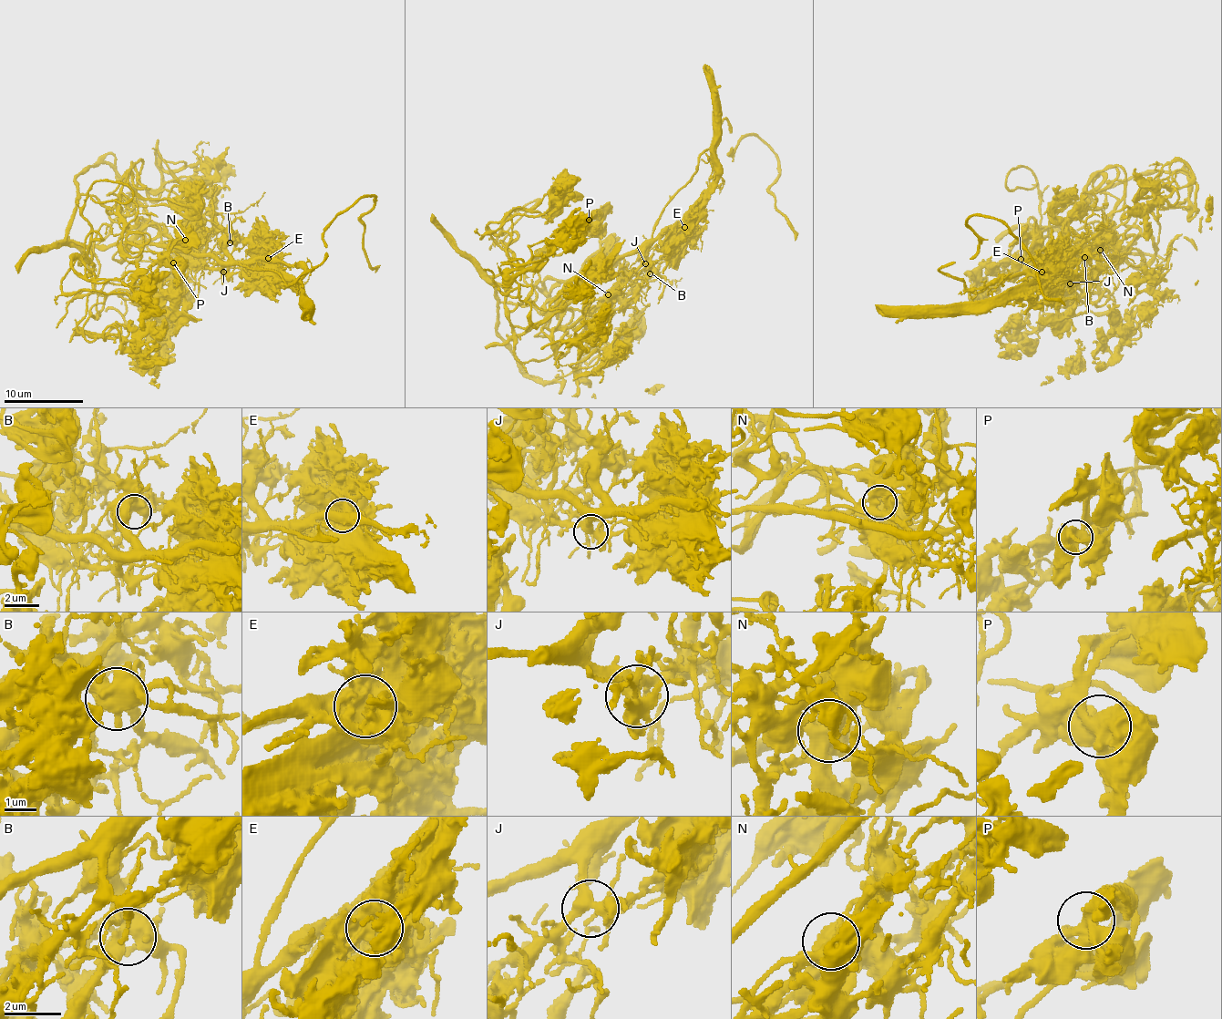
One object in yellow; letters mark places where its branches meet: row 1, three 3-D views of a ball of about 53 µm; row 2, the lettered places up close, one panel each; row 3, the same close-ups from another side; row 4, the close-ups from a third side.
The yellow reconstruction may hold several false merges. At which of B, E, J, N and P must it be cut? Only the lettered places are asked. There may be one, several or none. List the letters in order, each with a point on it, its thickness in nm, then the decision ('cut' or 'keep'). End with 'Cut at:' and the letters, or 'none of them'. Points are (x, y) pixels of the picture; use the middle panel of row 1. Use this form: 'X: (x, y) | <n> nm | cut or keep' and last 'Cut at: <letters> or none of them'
B: (650, 273) | 480 nm | keep
E: (684, 227) | 650 nm | cut
J: (645, 263) | 440 nm | keep
N: (608, 294) | 440 nm | cut
P: (589, 220) | 550 nm | keep
Cut at: E, N

